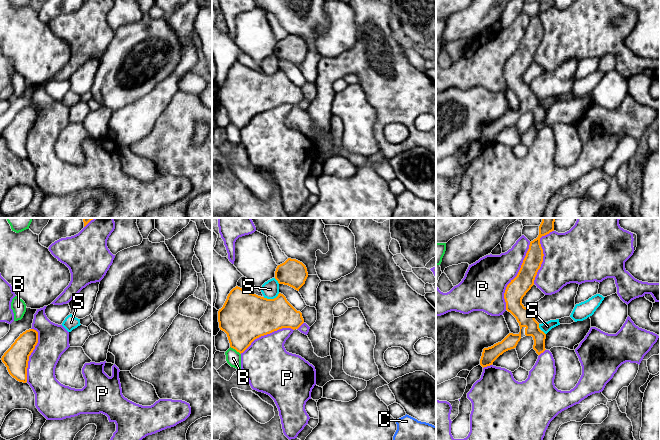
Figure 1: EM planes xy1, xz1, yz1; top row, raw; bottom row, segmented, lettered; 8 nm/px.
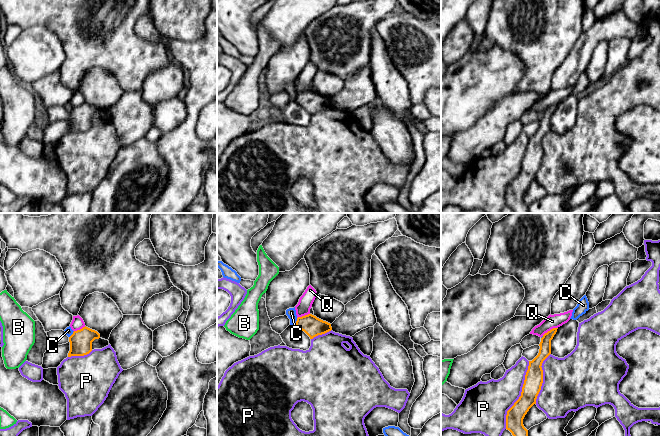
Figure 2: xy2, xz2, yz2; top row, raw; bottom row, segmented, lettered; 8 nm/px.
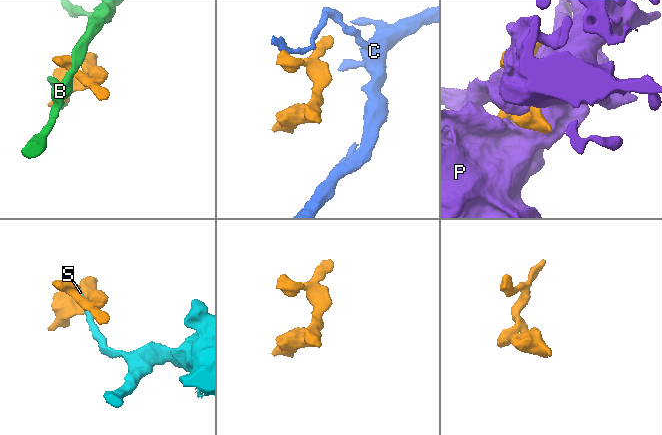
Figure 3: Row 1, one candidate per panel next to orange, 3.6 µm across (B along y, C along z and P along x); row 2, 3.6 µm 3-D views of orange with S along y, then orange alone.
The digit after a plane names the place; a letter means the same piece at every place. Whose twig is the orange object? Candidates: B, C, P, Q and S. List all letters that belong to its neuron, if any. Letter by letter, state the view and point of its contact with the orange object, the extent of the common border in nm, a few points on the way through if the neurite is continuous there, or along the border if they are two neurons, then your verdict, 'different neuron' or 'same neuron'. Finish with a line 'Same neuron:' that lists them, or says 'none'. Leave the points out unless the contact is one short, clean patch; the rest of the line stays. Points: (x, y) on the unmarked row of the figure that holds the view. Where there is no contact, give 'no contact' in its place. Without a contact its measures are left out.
B: meets orange in xz1 at (235, 125); contact 110 nm long; different neuron
C: meets orange in xz2 at (296, 97); contact 60 nm long; different neuron
P: meets orange in yz1 at (516, 52); contact 600 nm long; different neuron
Q: meets orange in yz2 at (550, 106); contact 140 nm long; border along yz2 (557, 103), (551, 104), (542, 111); different neuron
S: meets orange in xz1 at (271, 75); contact 140 nm long; different neuron
Same neuron: none

